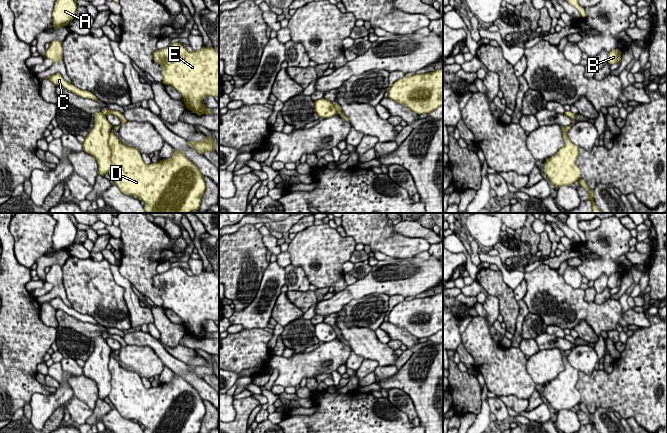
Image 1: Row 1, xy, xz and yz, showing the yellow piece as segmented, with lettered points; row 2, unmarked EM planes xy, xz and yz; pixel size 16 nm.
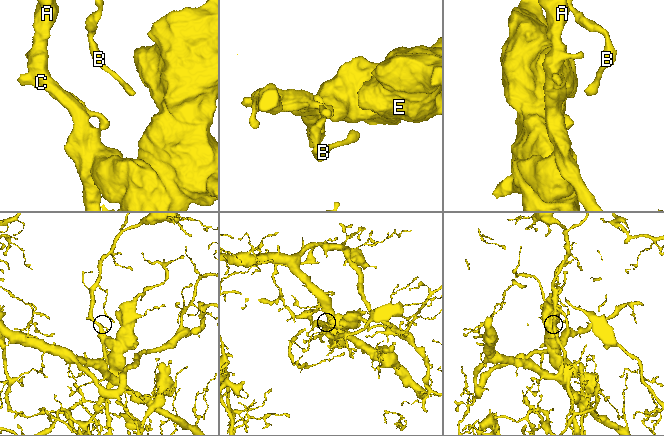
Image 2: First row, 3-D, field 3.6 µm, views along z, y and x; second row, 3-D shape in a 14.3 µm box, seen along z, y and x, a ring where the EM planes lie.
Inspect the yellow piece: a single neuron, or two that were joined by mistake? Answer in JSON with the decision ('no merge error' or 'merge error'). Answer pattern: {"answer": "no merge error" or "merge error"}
{"answer": "merge error"}

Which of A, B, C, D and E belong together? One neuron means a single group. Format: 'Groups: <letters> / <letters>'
Groups: A B C / D E

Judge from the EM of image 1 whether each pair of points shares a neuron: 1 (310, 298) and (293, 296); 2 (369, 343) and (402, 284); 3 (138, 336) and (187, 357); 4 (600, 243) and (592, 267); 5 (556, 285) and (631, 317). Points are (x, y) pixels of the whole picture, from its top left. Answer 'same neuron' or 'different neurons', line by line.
1: same neuron
2: different neurons
3: different neurons
4: same neuron
5: same neuron

